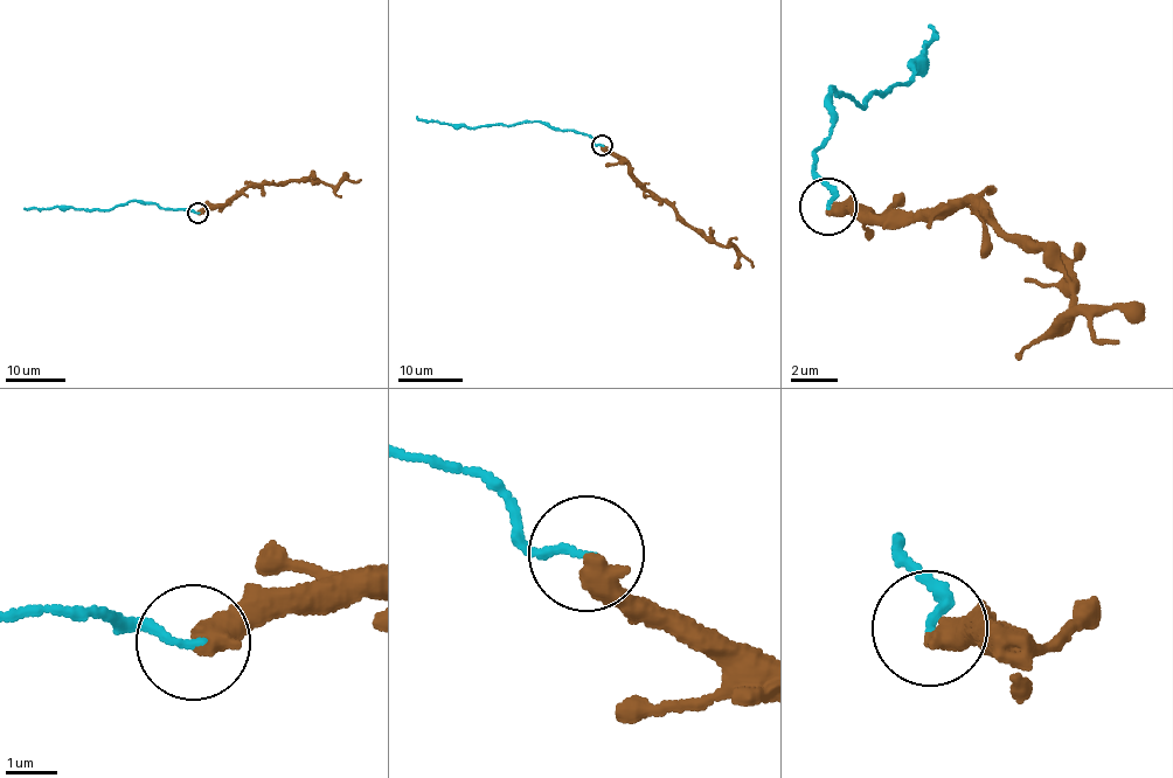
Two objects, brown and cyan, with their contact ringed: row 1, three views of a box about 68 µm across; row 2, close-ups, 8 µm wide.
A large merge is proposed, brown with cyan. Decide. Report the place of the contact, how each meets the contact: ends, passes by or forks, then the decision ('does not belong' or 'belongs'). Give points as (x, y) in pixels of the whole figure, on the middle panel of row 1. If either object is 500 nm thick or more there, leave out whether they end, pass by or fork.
(602, 145) | brown ends | cyan ends | does not belong

